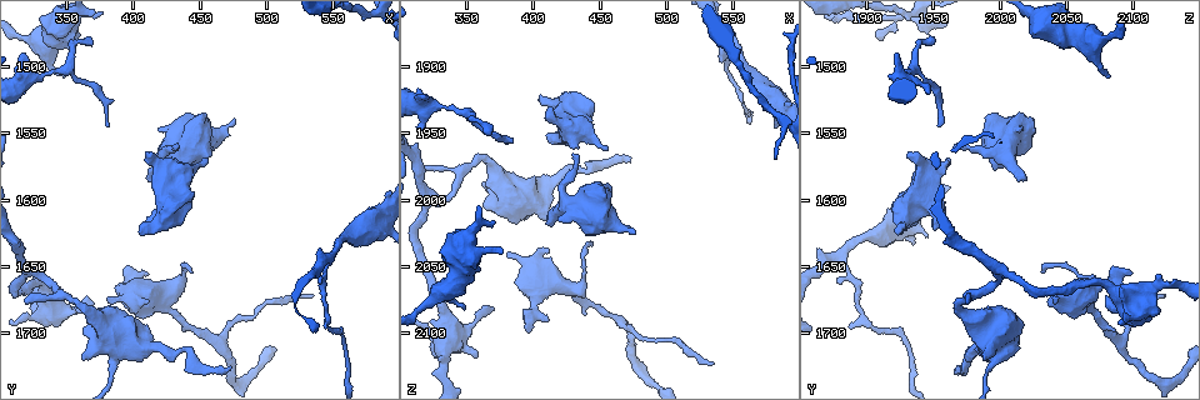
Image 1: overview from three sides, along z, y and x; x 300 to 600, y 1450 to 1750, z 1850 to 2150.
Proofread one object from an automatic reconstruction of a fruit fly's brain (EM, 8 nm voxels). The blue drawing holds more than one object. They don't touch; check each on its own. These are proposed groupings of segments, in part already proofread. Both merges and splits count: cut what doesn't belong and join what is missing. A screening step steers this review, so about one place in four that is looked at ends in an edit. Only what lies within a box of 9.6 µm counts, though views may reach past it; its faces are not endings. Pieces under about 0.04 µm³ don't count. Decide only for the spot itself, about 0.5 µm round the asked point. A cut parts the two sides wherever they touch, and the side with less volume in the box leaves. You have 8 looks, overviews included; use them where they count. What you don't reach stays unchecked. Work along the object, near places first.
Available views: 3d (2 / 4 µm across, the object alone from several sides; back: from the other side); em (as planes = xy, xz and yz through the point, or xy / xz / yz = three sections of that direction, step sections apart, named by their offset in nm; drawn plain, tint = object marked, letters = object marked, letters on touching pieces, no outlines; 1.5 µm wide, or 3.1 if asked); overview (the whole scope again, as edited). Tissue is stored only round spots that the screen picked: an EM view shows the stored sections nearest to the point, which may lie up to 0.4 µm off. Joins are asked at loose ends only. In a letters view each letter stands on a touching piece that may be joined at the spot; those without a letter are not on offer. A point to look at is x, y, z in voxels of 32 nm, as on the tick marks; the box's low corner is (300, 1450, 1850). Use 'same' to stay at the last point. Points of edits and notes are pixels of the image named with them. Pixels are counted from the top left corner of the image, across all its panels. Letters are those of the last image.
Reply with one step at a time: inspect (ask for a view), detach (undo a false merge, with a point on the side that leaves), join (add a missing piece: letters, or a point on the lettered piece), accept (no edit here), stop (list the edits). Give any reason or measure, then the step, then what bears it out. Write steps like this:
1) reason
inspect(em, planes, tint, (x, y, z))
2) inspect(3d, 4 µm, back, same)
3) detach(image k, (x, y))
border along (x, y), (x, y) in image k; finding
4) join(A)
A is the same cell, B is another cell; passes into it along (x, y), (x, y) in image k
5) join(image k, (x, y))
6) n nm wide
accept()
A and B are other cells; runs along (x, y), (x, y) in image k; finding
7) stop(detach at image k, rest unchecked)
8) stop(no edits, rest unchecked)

thick end
inspect(3d, 4 µm, (412, 1568, 1930))

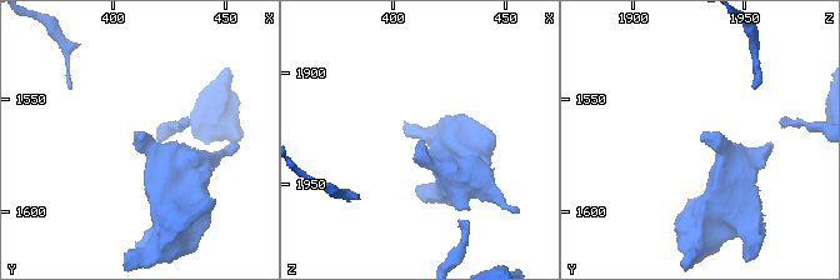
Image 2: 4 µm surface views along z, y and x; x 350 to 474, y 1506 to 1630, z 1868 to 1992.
now the EM
inspect(em, xy, step 8, tint, (412, 1568, 1931))

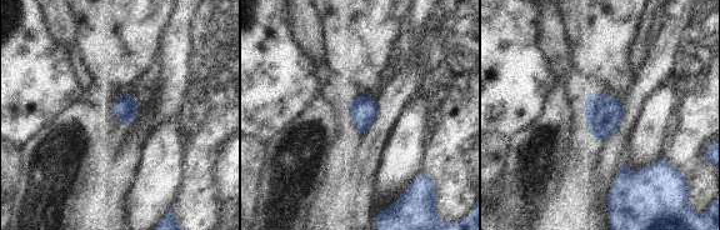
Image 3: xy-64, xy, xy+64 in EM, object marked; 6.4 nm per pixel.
cut it another way
inspect(em, planes, letters, same)

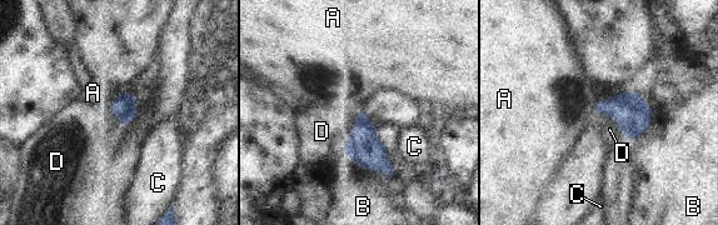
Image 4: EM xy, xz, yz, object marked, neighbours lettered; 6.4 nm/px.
accept()
A, B, C and D are other cells; border along (358, 109), (355, 124), (343, 151) in image 4; no lettered piece goes on from it

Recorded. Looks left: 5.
two arms in line, one across
inspect(em, planes, letters, (548, 1640, 1882))

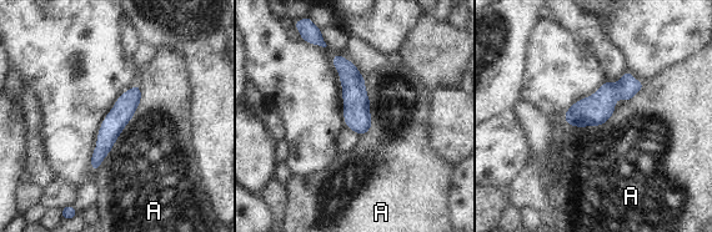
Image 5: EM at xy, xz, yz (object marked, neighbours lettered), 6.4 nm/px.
140 nm wide
accept()
A is another cell; all the same neuron

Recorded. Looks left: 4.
an open end
inspect(em, planes, letters, (414, 1620, 1952))

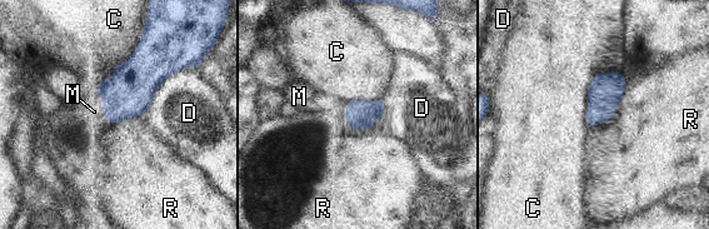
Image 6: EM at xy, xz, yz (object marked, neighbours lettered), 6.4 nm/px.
join(image 6, (309, 100))
M is the same cell, C, D and R are other cells; passes into it along (362, 115), (346, 109), (309, 100) in image 6; it goes on there

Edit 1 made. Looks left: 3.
stop(join at image 6, rest unchecked)

